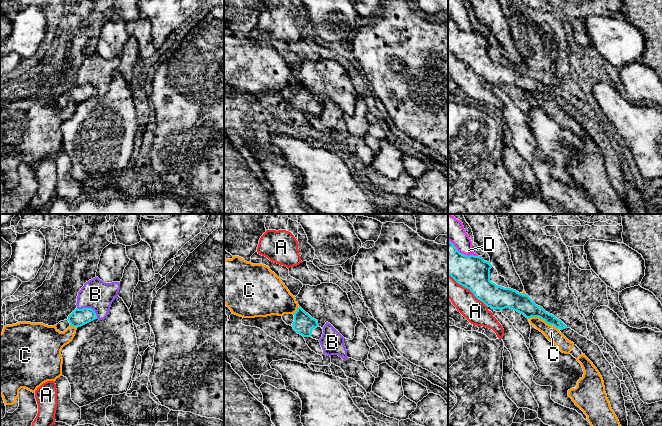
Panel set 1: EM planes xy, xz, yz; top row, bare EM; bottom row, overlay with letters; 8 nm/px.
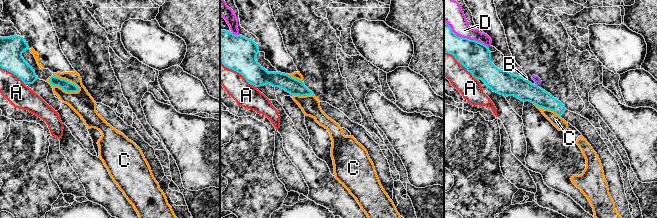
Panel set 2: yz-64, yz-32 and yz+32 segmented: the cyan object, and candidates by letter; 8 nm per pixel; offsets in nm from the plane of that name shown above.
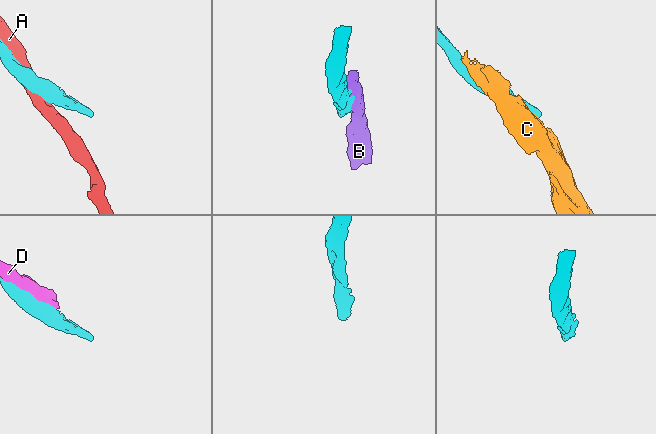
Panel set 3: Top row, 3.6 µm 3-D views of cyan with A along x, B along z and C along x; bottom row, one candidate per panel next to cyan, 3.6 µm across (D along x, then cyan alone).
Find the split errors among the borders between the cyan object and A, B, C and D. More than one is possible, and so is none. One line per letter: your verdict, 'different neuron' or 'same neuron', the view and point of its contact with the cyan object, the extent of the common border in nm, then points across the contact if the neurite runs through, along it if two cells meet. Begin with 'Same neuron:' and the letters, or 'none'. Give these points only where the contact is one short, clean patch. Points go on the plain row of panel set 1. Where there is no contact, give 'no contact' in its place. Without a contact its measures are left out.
Same neuron: none
A: different neuron; contact yz (468, 64); length 420 nm
B: different neuron; contact xy (89, 84); length 190 nm
C: different neuron; contact yz (540, 93); length 200 nm
D: different neuron; contact yz (461, 29); length 280 nm

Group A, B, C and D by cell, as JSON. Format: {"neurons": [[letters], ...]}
{"neurons": [["A"], ["B", "D"], ["C"]]}

